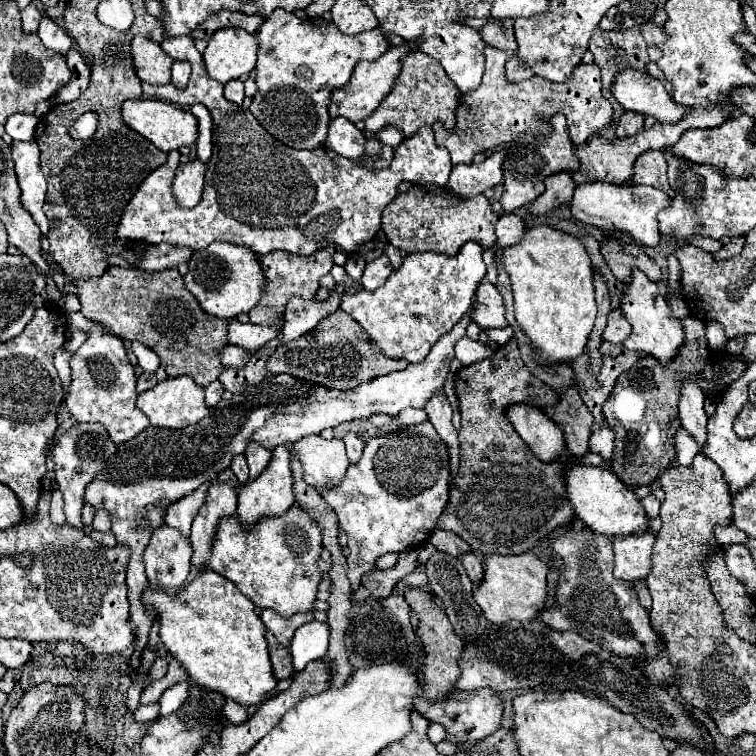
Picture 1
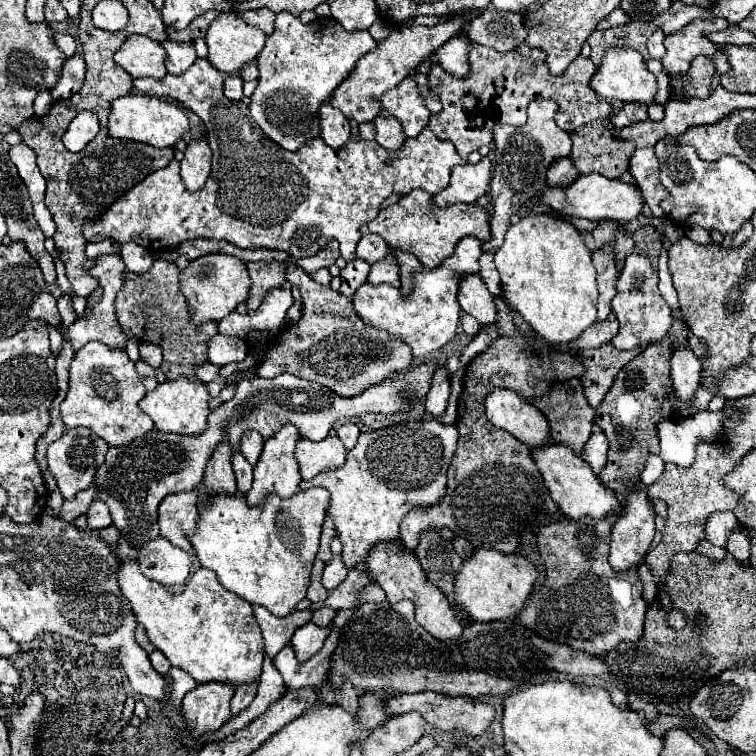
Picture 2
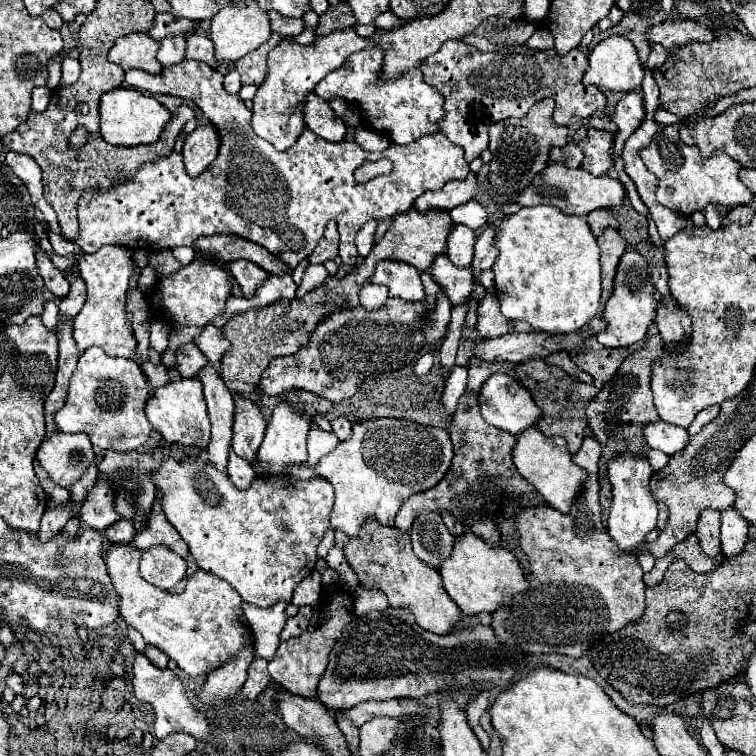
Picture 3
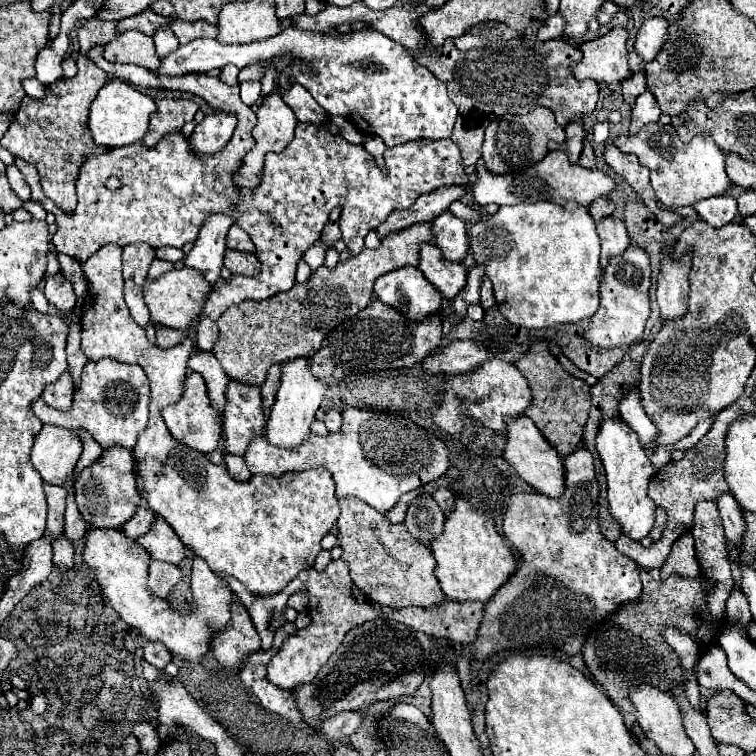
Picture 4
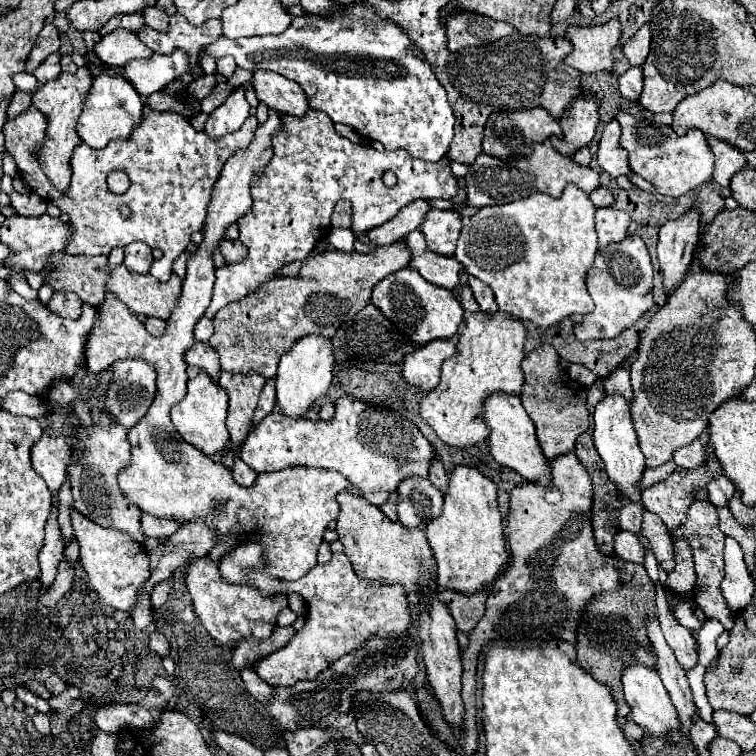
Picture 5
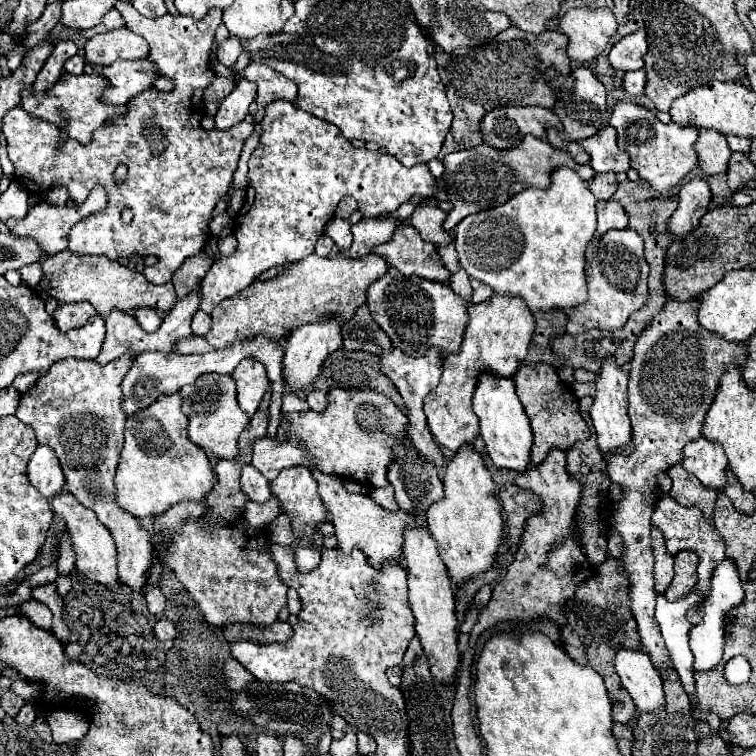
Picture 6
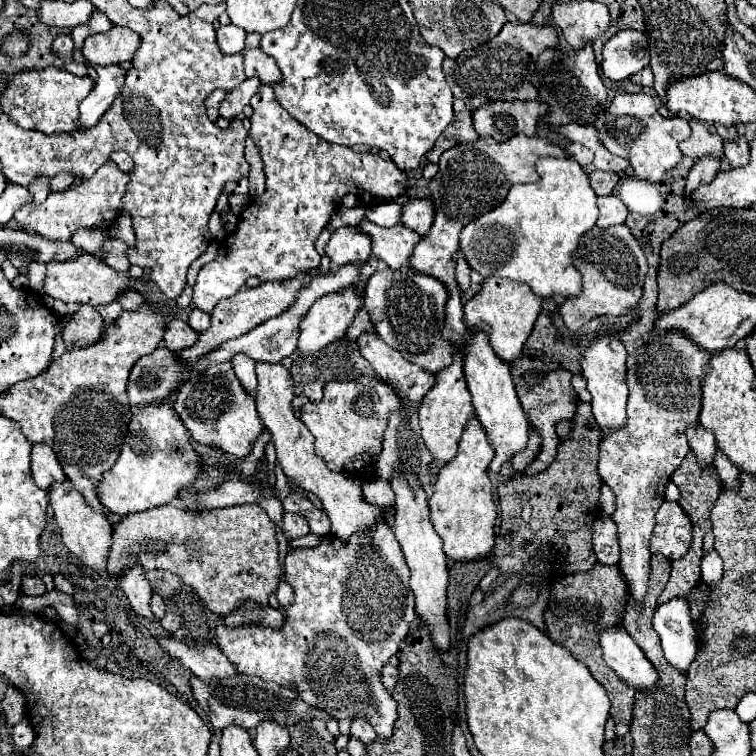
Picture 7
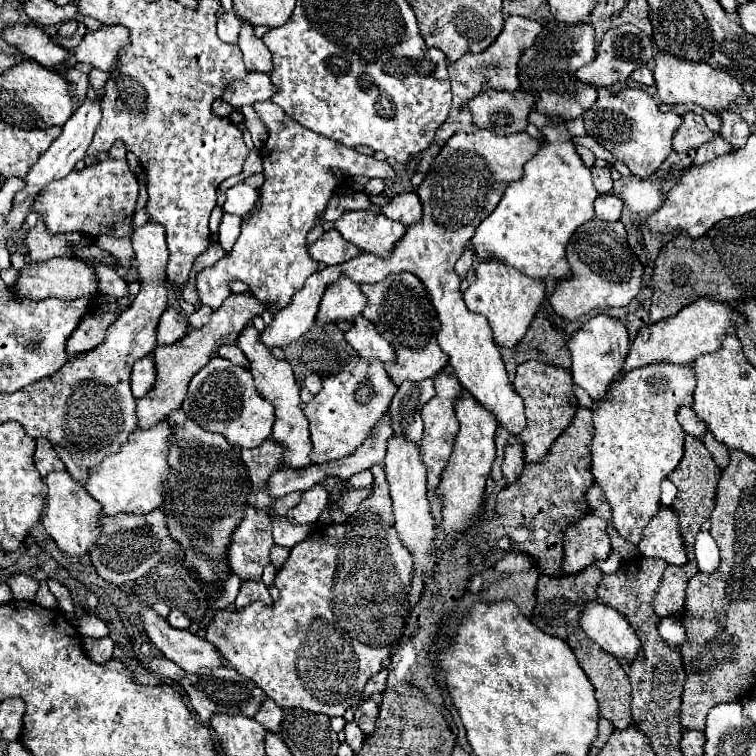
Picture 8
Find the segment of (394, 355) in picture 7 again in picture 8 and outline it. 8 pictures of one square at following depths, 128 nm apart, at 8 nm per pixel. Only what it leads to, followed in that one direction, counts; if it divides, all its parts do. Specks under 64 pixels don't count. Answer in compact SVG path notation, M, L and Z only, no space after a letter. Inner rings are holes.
M364 316L354 318L352 330L344 334L346 342L364 358L374 360L394 360L394 348L378 334L378 330Z

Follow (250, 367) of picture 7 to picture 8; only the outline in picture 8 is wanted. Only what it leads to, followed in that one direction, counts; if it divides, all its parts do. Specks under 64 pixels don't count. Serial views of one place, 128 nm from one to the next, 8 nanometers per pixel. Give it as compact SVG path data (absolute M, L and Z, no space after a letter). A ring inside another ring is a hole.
M236 344L220 346L220 350L218 350L218 356L220 356L220 358L228 358L230 362L234 362L234 364L240 364L240 366L244 366L244 368L248 368L248 366L250 366L248 358L244 356L244 352L242 352L242 350L240 350Z

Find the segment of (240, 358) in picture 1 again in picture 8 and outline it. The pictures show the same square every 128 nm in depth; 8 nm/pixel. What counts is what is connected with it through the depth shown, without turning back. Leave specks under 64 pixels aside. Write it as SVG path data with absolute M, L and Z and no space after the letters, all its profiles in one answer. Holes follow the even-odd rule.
M200 306L192 316L190 316L190 326L192 328L200 328L209 321L209 316L212 314L212 308L208 306Z

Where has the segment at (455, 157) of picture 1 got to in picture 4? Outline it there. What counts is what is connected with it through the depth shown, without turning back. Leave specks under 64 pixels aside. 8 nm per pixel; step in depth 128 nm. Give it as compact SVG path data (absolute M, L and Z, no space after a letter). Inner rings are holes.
M354 2L352 6L340 8L328 4L320 14L316 16L294 16L296 28L304 30L316 30L316 32L332 32L340 24L350 22L364 22L368 26L374 26L378 32L386 34L394 42L408 48L418 62L428 66L438 80L442 80L448 86L450 100L458 106L460 116L454 124L452 140L458 144L462 152L464 166L476 164L482 156L482 140L484 140L484 128L500 114L512 112L512 114L524 114L534 110L536 106L546 106L554 112L556 122L560 126L566 126L572 120L580 120L586 114L592 114L598 100L598 84L592 80L576 80L570 72L570 64L578 62L582 58L582 52L564 42L562 38L554 38L550 42L540 42L534 38L514 38L510 40L508 48L492 50L492 48L474 48L468 52L460 52L452 40L446 40L442 48L436 52L428 50L428 38L420 28L420 16L426 14L428 6L392 6L384 12L368 10L364 2Z

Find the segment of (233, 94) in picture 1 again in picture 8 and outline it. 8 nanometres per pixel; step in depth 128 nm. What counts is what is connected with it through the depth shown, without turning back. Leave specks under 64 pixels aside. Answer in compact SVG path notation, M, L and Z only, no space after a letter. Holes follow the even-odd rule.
M234 10L222 12L218 16L218 38L222 42L236 44L236 38L238 38L238 32L240 32L240 24L242 24L242 20L236 16Z

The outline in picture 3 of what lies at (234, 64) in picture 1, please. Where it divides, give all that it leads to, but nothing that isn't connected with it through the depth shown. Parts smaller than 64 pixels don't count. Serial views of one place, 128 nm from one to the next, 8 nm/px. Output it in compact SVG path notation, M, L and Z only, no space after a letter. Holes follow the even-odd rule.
M250 4L250 6L244 6L244 8L226 6L210 22L210 40L214 42L216 58L220 62L226 62L226 64L238 62L242 56L256 50L264 42L268 42L270 34L272 34L272 30L270 30L268 12L260 10L260 6L256 6L256 4Z

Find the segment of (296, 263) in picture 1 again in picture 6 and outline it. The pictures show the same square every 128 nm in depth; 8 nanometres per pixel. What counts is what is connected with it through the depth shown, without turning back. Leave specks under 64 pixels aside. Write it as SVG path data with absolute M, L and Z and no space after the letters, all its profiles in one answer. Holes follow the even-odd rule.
M346 196L346 198L338 204L338 208L336 208L336 216L338 216L338 218L350 218L350 214L356 212L356 210L358 210L356 200L354 200L352 196ZM234 234L218 238L218 250L220 250L220 254L226 254L226 256L232 254L236 250L236 238L234 238Z

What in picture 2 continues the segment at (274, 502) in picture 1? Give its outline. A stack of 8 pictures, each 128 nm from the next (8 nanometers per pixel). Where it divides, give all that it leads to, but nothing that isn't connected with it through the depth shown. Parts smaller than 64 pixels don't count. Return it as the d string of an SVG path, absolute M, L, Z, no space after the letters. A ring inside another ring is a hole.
M290 422L286 426L280 428L280 432L274 434L274 438L268 438L264 442L264 450L258 458L258 464L254 468L254 482L252 482L252 490L246 492L246 500L250 506L256 506L256 504L262 504L266 494L274 492L278 494L280 498L290 498L292 494L298 492L298 484L300 484L300 468L298 468L298 462L296 462L296 456L294 456L294 448L296 448L296 442L300 440L300 434L296 430L296 426L292 426Z

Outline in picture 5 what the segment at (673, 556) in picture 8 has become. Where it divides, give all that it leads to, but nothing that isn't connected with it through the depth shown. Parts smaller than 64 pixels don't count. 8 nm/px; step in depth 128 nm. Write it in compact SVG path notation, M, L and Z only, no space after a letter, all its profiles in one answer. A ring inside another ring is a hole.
M692 502L692 506L688 508L688 520L678 526L672 532L672 538L686 538L692 554L694 554L694 564L696 564L696 586L694 586L694 600L696 604L704 610L706 616L714 616L722 622L722 626L726 630L732 630L734 626L734 618L732 612L728 610L724 596L720 592L720 580L724 578L724 532L718 526L718 514L716 514L716 506L712 506L710 502Z

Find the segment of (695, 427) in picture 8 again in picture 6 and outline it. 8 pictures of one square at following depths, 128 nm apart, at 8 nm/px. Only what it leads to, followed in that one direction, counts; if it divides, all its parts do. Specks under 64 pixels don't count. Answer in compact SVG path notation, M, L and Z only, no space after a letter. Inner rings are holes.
M704 436L688 442L684 446L684 468L694 474L704 486L722 490L724 488L724 470L728 466L726 454L718 442L710 442Z

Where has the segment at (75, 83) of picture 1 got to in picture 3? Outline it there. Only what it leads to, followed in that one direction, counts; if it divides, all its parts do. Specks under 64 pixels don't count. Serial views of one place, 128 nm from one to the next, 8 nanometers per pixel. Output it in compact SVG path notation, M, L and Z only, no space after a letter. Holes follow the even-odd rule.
M64 58L62 62L62 80L60 80L60 86L70 86L78 80L80 76L80 62L74 60L74 58Z

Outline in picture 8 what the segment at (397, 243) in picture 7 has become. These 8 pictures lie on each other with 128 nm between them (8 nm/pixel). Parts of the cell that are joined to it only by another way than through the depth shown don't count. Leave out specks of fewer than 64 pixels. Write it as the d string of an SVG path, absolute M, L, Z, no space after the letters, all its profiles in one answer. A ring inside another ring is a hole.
M348 210L336 222L334 228L360 250L386 256L392 246L402 238L406 226L392 222L390 218L376 214L372 210Z

